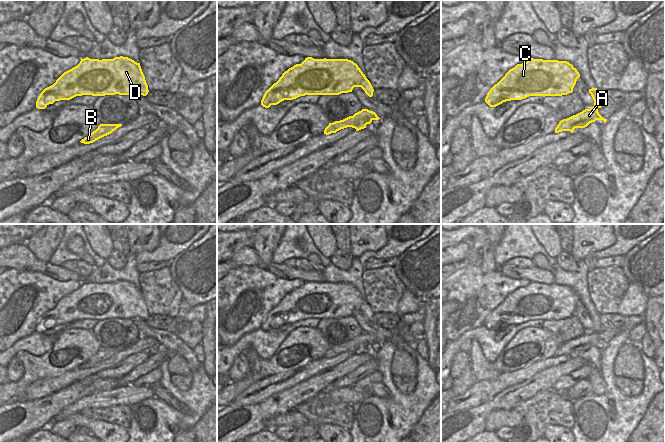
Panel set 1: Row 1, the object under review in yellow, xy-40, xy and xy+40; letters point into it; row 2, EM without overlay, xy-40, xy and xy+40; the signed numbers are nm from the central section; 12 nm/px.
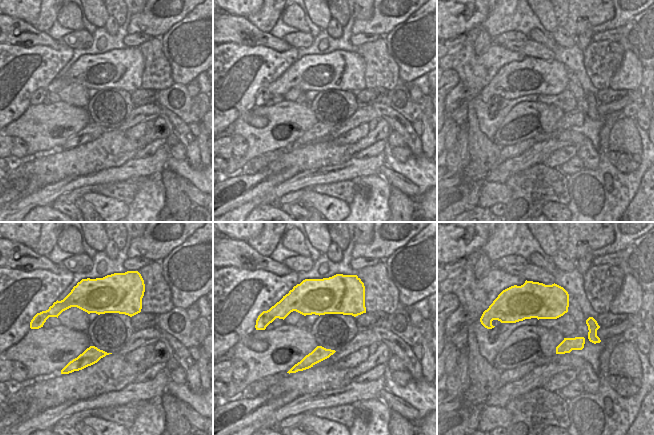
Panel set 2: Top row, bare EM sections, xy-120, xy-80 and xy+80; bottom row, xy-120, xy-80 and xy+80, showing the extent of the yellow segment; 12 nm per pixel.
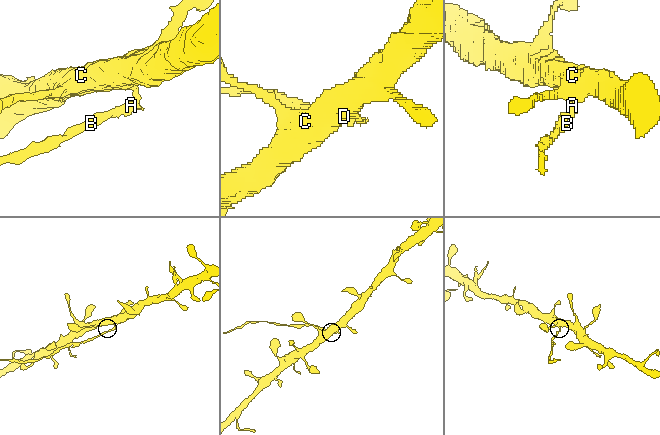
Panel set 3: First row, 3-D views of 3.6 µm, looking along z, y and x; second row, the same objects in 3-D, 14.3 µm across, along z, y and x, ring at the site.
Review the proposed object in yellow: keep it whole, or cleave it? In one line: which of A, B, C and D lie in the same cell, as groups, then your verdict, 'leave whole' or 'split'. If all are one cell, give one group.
A B / C D | split

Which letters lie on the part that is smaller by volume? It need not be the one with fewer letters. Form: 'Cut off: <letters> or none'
Cut off: A, B

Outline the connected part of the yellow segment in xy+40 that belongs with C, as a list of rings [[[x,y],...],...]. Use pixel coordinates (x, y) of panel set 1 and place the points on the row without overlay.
[[[530,282],[517,288],[488,316],[485,326],[496,331],[529,320],[562,320],[573,316],[579,296],[567,285]]]

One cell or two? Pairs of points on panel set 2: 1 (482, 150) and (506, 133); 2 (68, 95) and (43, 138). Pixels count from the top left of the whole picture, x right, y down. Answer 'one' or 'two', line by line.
1: two
2: two

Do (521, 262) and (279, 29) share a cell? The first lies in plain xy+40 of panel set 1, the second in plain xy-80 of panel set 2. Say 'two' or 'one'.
two

